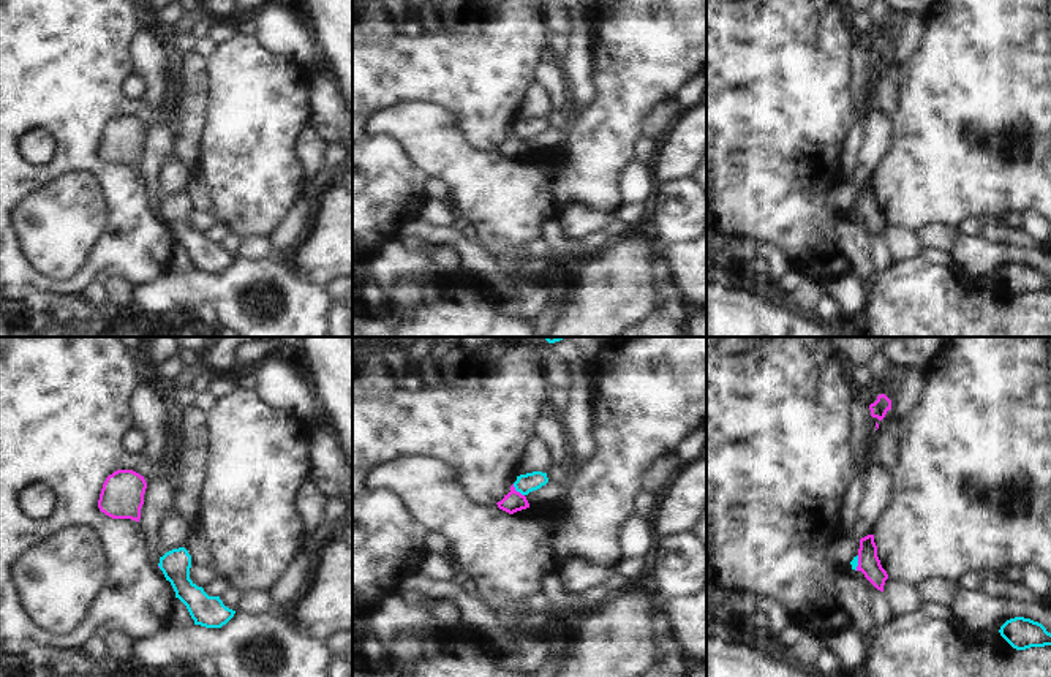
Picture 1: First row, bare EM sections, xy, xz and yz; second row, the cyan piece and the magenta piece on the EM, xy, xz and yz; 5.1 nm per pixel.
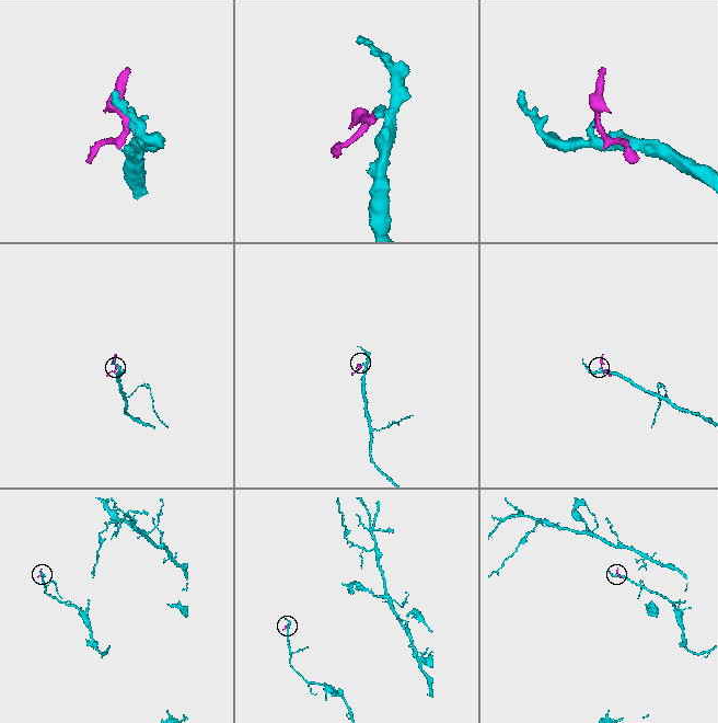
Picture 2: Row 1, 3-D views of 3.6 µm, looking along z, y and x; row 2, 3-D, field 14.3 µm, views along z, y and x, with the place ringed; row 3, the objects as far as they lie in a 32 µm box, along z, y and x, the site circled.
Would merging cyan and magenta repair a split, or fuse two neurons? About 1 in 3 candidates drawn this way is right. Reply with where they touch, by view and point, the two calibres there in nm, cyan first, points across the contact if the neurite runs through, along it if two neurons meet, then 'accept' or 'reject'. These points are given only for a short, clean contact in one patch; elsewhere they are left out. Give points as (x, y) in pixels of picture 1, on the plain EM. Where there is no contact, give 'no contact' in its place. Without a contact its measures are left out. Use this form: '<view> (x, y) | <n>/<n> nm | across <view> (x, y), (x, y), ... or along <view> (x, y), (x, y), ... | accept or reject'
xz (517, 136) | 100/100 nm | along xz (512, 130), (523, 141) | reject

